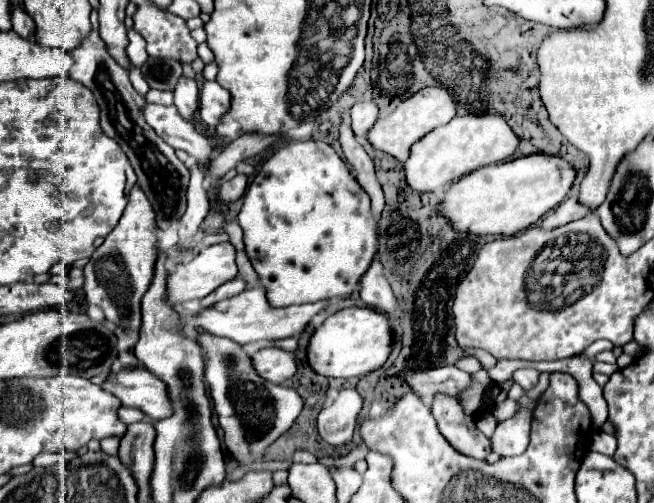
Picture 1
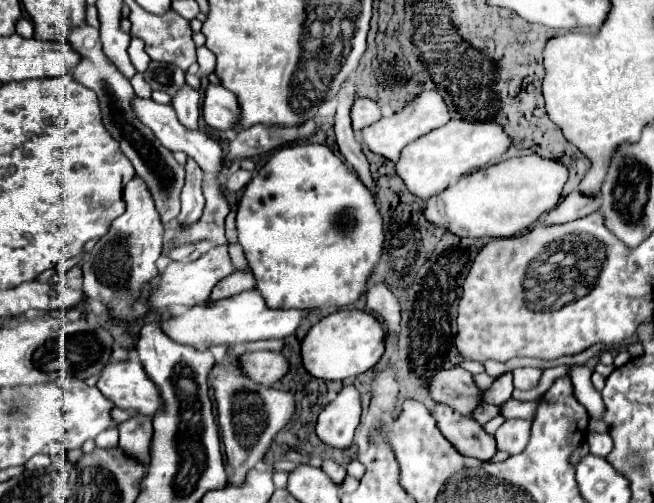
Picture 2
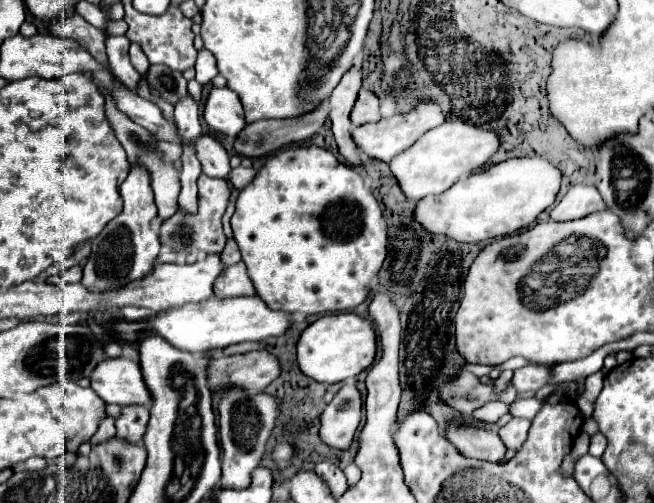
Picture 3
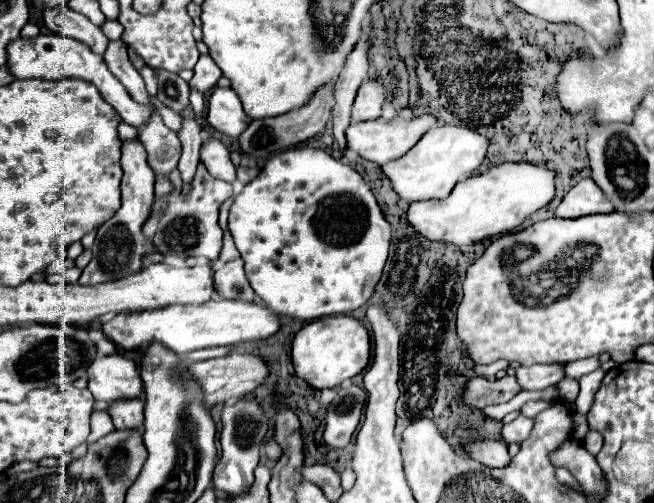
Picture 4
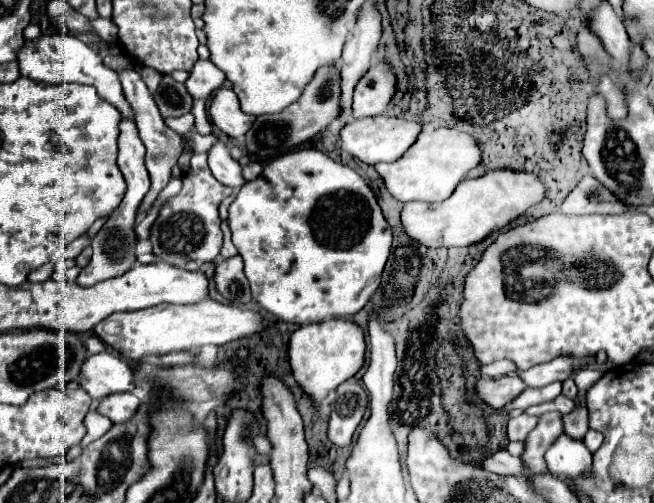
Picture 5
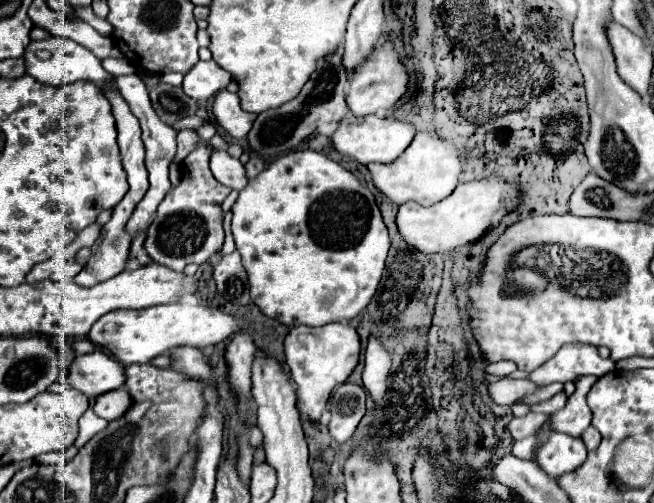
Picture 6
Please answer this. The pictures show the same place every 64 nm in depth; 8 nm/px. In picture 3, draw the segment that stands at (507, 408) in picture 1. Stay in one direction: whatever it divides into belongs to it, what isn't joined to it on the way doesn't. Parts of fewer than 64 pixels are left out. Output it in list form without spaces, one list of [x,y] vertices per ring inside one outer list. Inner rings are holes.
[[[528,398],[528,400],[516,400],[510,404],[510,414],[514,418],[526,418],[532,420],[536,416],[536,412],[540,410],[542,402],[538,398]]]

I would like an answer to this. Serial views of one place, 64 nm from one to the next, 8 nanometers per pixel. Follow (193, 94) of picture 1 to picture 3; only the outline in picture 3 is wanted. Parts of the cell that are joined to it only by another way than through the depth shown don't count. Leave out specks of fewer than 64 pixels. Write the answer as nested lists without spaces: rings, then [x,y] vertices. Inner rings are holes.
[[[186,94],[184,100],[180,100],[180,104],[174,106],[174,120],[178,124],[178,130],[182,134],[182,138],[186,138],[188,142],[196,140],[200,136],[200,112],[198,112],[198,102]]]

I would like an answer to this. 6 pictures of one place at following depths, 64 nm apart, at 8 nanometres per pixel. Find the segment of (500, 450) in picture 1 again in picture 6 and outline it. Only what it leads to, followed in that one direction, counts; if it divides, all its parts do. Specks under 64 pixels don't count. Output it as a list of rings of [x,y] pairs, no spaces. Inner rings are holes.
[[[530,412],[522,418],[512,418],[512,422],[508,424],[508,430],[514,440],[522,440],[526,436],[536,434],[536,428],[540,428],[540,424],[544,424],[544,420],[546,420],[546,414]]]

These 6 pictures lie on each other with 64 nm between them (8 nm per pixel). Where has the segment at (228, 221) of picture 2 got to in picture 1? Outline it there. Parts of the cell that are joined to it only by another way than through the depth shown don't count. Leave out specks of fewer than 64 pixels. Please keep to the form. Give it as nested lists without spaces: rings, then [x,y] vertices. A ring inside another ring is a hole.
[[[236,220],[229,221],[224,227],[226,233],[229,235],[230,243],[236,250],[244,250],[243,231]]]

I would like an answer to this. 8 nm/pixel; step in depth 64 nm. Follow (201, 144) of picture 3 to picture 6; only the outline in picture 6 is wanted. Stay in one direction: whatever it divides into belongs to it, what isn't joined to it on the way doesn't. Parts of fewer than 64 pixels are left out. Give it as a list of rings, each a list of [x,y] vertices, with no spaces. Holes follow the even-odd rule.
[[[214,150],[212,152],[210,170],[220,184],[224,184],[232,190],[242,190],[248,184],[246,170],[244,170],[242,162],[232,158],[226,150]]]

